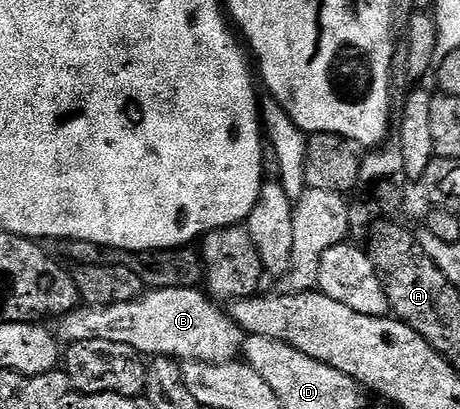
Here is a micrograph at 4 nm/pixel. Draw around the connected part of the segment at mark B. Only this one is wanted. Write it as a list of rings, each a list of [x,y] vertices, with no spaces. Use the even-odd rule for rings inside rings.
[[[199,288],[153,289],[145,292],[145,297],[140,295],[131,301],[80,307],[61,320],[64,322],[60,325],[58,337],[64,343],[89,341],[95,337],[110,339],[110,343],[126,343],[134,347],[137,353],[152,359],[171,357],[181,362],[210,363],[237,360],[244,348],[246,334],[215,300],[200,292]]]

